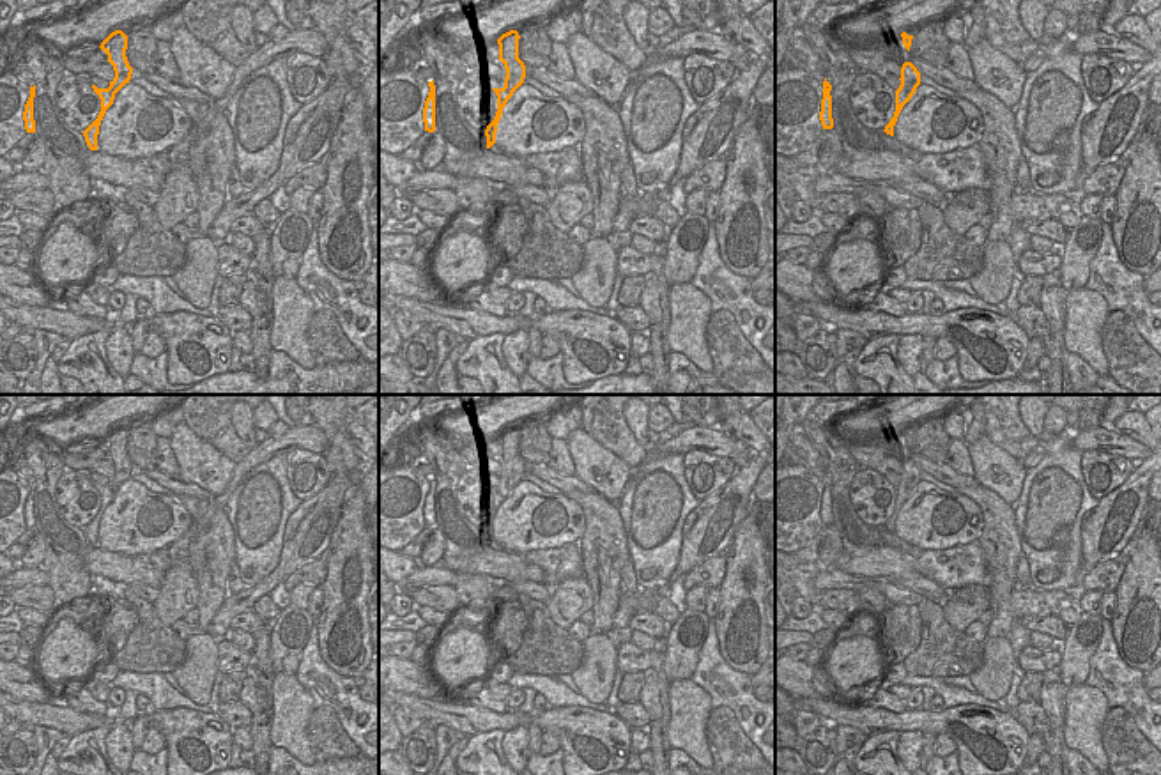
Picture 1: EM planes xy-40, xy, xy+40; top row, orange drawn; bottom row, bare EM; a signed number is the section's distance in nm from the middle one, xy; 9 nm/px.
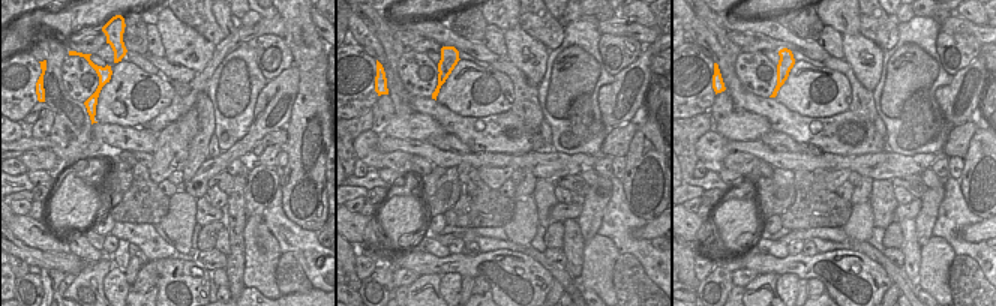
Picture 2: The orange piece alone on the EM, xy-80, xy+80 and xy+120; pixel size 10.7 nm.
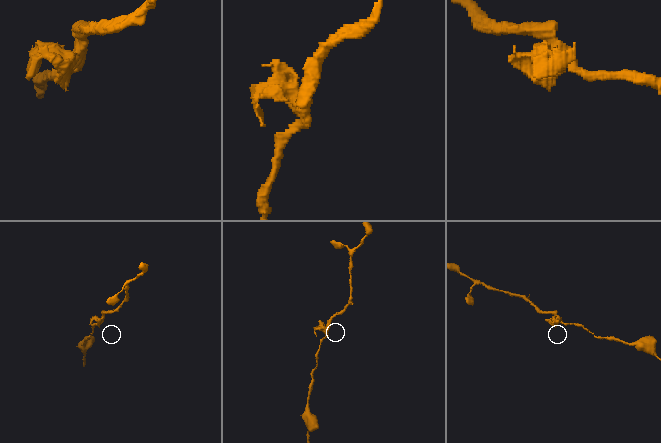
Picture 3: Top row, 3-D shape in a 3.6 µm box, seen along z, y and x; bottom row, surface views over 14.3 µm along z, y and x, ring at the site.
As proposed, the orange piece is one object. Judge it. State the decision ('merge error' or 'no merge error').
merge error

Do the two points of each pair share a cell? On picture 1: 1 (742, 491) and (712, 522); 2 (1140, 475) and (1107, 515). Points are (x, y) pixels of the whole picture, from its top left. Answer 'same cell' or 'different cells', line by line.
1: same cell
2: same cell

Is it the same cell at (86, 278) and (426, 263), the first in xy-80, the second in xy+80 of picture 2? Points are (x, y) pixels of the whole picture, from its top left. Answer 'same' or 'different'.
different

